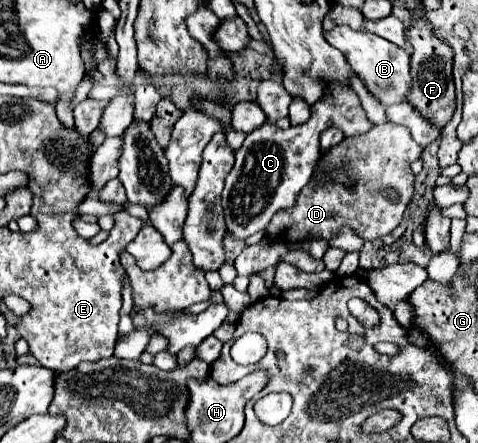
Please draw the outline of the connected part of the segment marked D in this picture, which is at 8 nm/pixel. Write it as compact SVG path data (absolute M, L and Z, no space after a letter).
M379 124L373 126L363 140L351 140L345 138L339 146L335 146L329 154L323 156L321 168L331 170L345 166L351 176L357 178L353 190L341 184L327 184L317 186L309 182L303 192L299 194L299 200L295 208L277 212L267 226L267 236L277 238L279 242L291 240L293 228L293 242L305 242L313 238L331 238L343 224L349 224L357 236L363 240L375 240L379 236L389 234L401 220L407 204L413 196L413 172L411 162L415 162L421 156L423 148L411 138L409 130L405 126L397 124Z

